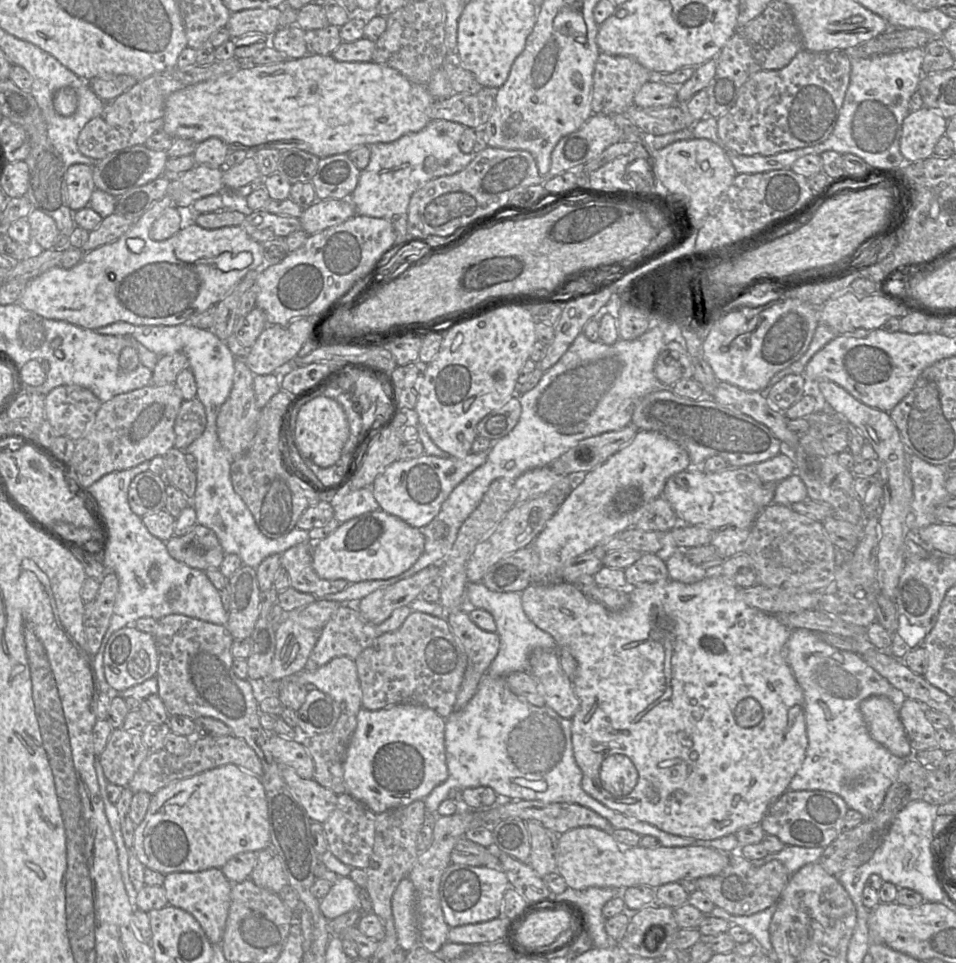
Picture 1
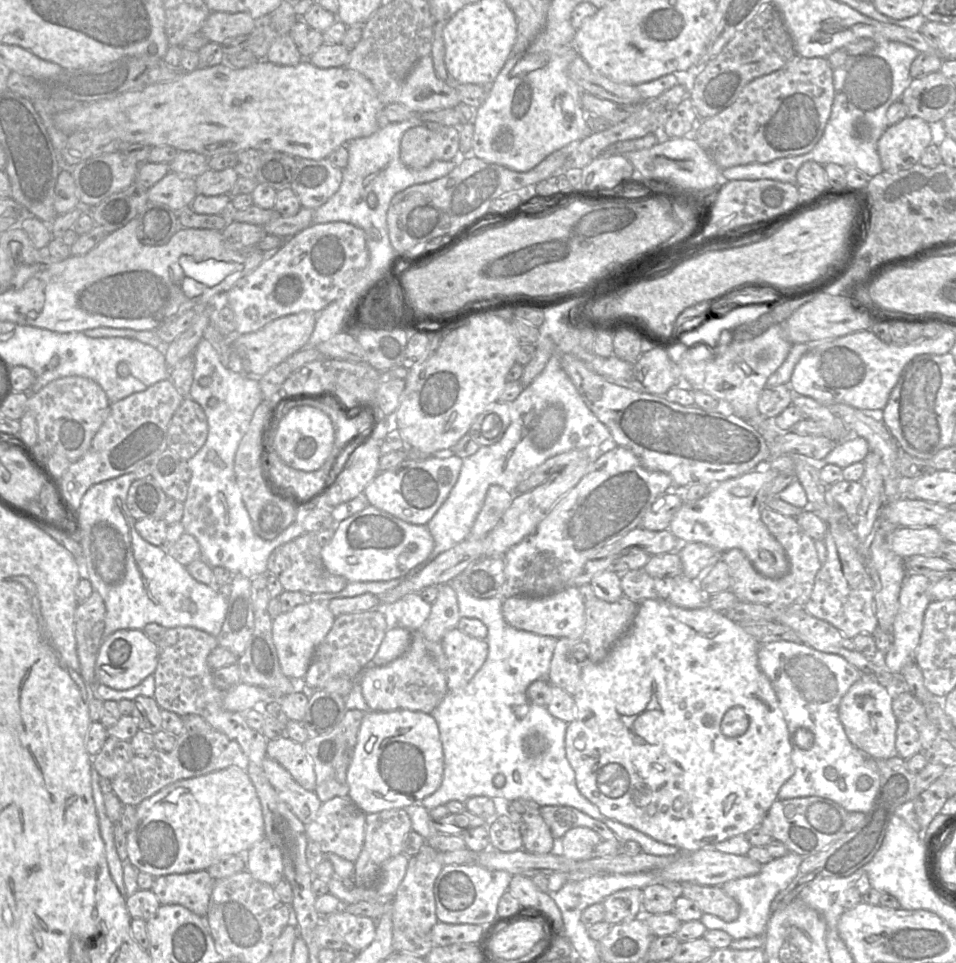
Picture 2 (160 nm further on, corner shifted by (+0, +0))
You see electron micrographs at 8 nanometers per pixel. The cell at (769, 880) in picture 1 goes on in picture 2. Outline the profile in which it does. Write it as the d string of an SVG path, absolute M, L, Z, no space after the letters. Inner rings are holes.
M682 882L682 895L690 899L703 913L717 916L724 921L734 921L739 916L739 905L721 886Z

